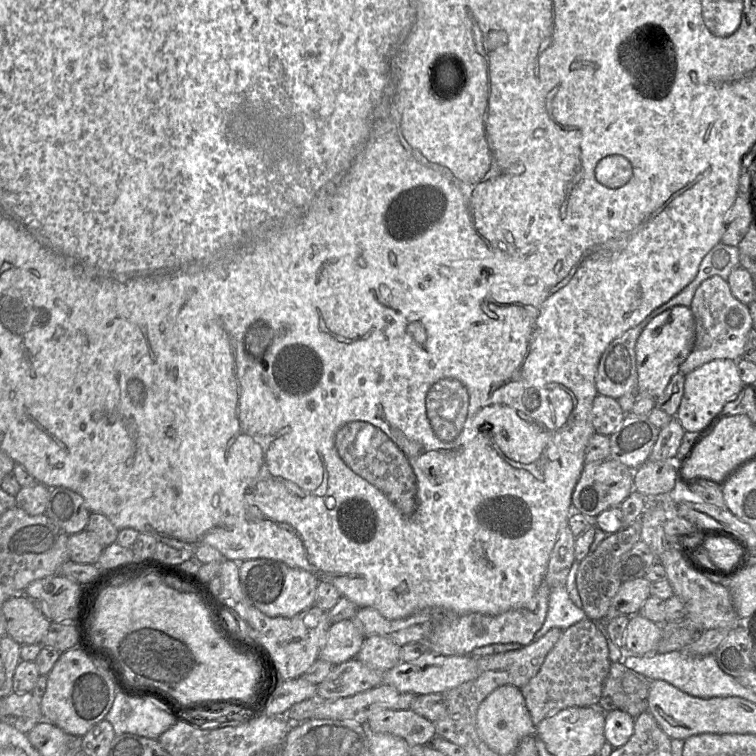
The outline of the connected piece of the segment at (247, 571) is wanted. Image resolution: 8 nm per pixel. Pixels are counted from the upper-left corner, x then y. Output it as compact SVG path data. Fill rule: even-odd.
M261 558L239 562L239 577L246 598L255 608L269 617L285 618L294 617L315 604L320 582L315 575L306 570Z

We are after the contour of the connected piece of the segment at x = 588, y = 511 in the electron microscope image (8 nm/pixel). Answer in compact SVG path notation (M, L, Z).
M611 458L585 464L572 493L572 512L576 511L595 519L601 512L620 506L622 501L635 490L634 471Z

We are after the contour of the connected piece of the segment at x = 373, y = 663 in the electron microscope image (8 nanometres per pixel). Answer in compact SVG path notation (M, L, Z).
M373 635L366 637L356 658L370 668L386 672L401 662L400 649L389 638Z

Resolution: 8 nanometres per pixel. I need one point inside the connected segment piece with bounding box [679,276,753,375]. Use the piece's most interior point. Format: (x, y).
(722, 323)

